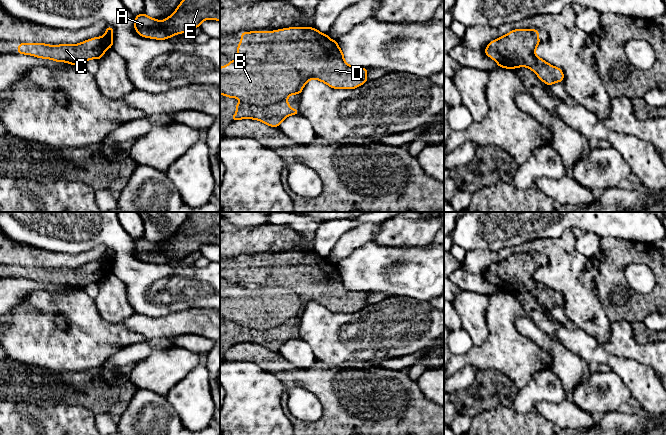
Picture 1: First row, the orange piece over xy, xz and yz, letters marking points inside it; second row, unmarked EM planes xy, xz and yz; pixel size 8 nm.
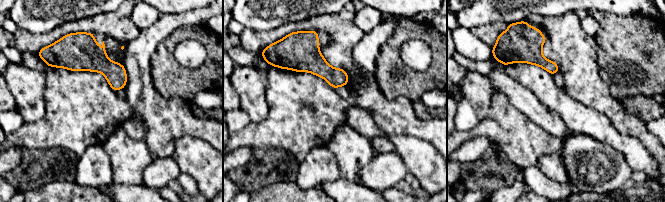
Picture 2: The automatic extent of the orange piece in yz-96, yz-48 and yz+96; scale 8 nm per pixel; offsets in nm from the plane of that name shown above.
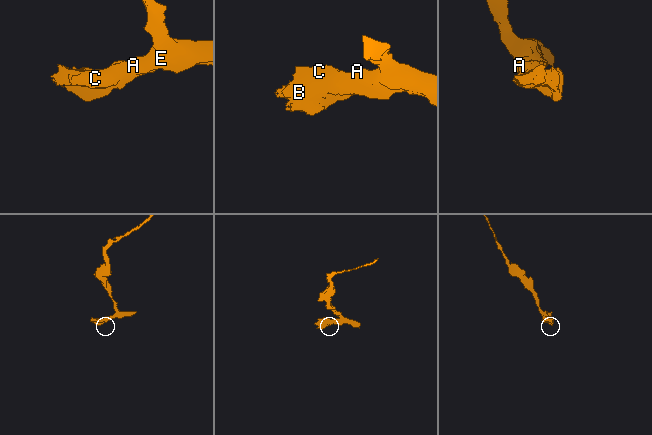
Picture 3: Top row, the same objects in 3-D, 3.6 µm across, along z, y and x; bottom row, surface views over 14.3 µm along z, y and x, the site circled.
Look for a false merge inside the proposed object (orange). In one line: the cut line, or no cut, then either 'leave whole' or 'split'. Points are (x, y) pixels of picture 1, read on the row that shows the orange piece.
no cut | leave whole

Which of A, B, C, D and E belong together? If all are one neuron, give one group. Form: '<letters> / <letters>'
A B C D E

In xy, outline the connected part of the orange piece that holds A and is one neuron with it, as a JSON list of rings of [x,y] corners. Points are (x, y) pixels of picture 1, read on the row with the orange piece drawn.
[[[182,0],[175,12],[163,21],[145,13],[134,16],[134,29],[145,38],[165,40],[201,27],[203,20],[220,21],[220,0]]]

